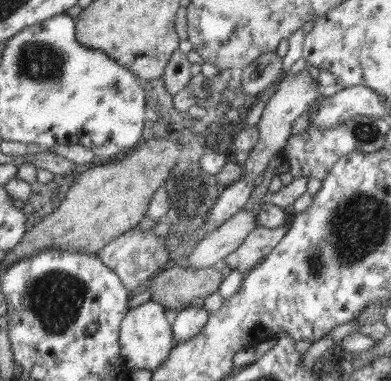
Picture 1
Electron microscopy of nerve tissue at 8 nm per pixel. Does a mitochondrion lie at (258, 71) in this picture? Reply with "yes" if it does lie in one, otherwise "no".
no

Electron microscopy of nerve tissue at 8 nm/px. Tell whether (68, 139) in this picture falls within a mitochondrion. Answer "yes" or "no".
no

